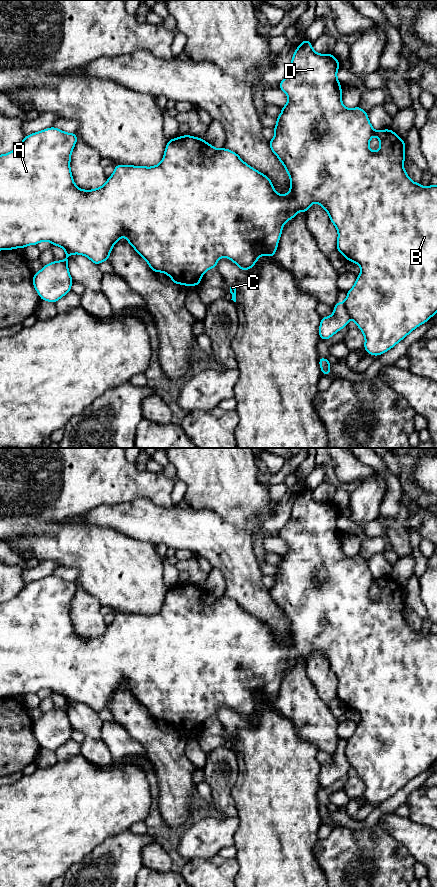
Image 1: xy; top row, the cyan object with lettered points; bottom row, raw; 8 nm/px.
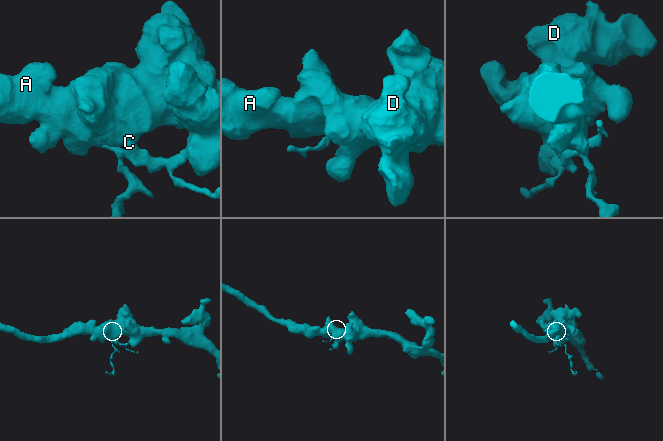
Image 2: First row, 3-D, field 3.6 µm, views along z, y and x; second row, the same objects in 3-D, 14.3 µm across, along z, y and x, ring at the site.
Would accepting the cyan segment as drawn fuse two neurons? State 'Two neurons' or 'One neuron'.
Two neurons

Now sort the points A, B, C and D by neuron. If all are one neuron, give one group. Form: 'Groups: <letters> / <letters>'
Groups: A B D / C

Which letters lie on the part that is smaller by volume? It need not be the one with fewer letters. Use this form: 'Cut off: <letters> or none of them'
Cut off: C

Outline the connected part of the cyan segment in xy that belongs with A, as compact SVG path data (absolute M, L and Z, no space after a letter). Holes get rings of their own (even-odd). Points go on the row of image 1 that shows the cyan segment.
M305 39L295 50L291 69L278 87L286 93L288 103L281 107L282 113L276 117L274 126L275 135L269 141L272 152L279 158L290 176L290 192L279 195L269 177L246 164L237 153L226 148L217 149L202 138L190 135L180 136L168 140L162 161L153 167L115 165L113 174L106 183L93 190L83 190L76 186L70 169L71 153L77 142L77 134L66 133L60 129L50 127L48 129L26 135L23 141L13 151L0 155L0 250L12 250L25 248L27 245L37 245L42 241L49 241L52 245L61 247L66 251L66 257L62 261L53 261L45 265L39 272L33 274L33 286L41 300L56 303L60 298L71 291L73 279L68 270L68 258L72 254L80 254L89 258L94 264L99 265L108 261L109 255L115 243L126 236L127 242L135 251L146 260L150 269L154 272L167 274L174 284L185 286L198 286L204 273L211 268L216 268L220 258L226 257L233 261L241 270L247 271L254 266L262 255L274 258L278 242L281 237L284 224L293 219L299 211L307 214L312 203L319 203L324 208L338 231L337 251L347 261L357 263L361 267L361 273L357 276L354 286L347 292L345 308L349 319L356 322L365 336L364 349L370 355L380 356L393 348L418 326L427 322L437 313L437 186L429 185L424 188L421 183L413 182L407 175L403 163L405 157L405 141L391 129L375 131L368 119L367 112L359 106L347 109L342 104L341 84L337 80L337 70L340 62L333 54L318 54L314 51L310 40ZM376 135L380 141L380 148L373 152L369 148L371 138Z

